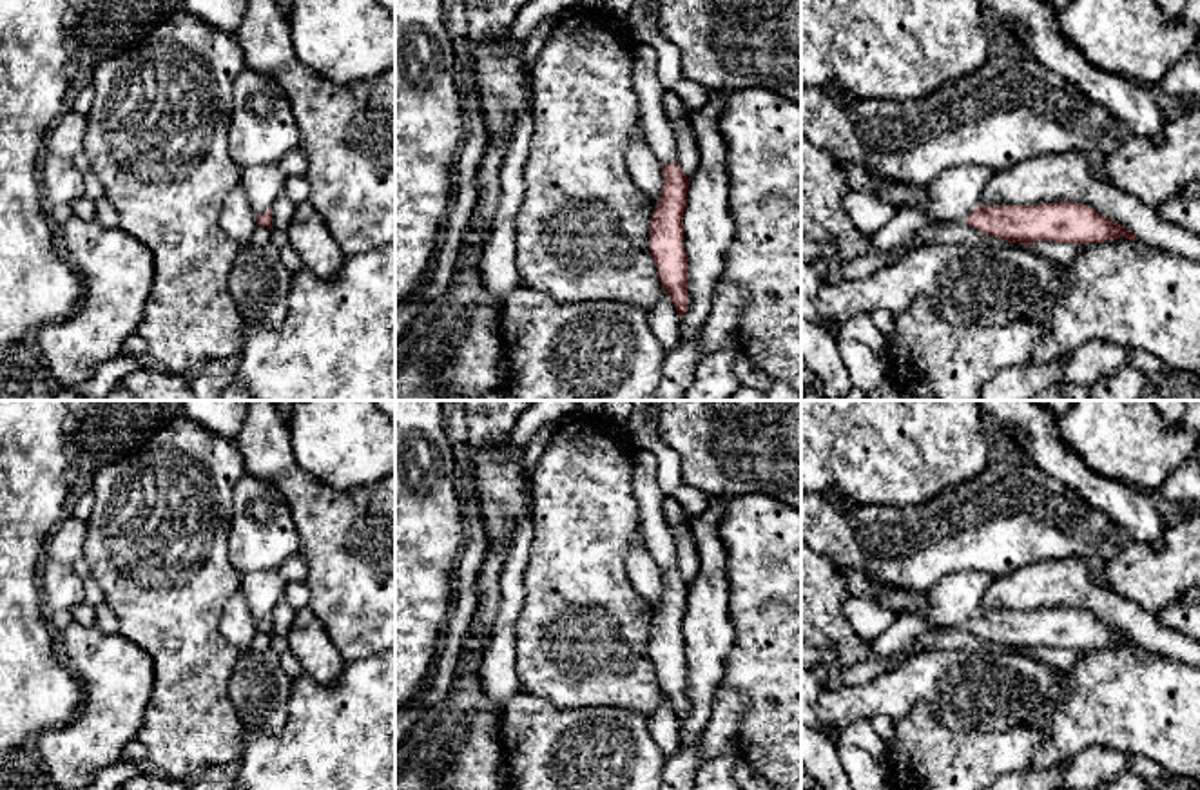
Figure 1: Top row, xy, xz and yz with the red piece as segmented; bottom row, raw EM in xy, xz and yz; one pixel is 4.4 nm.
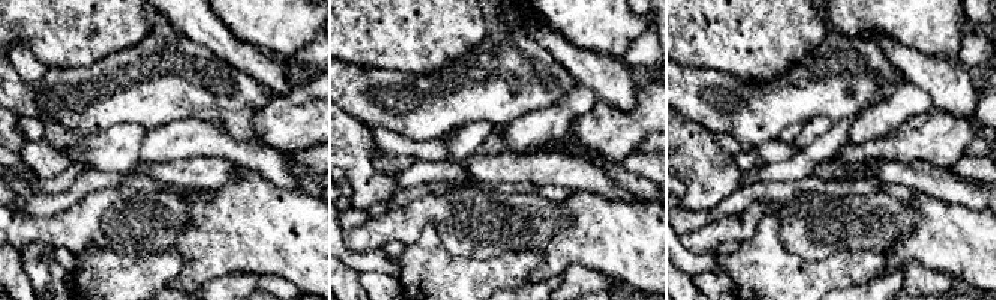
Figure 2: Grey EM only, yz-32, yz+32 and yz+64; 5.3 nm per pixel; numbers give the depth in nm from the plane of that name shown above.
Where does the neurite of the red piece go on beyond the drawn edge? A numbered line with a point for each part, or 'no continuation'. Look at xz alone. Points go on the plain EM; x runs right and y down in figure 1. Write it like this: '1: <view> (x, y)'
1: xz (655, 528)

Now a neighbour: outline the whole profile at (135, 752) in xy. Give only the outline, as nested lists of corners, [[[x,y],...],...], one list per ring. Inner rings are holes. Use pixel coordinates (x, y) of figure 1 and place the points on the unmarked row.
[[[134,737],[123,750],[121,761],[134,765],[147,765],[147,748]]]

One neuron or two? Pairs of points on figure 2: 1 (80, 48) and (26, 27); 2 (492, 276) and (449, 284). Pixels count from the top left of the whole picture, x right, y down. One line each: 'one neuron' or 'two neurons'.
1: one neuron
2: one neuron

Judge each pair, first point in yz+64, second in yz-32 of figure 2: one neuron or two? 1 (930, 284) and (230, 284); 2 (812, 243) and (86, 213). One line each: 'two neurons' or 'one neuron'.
1: one neuron
2: one neuron

